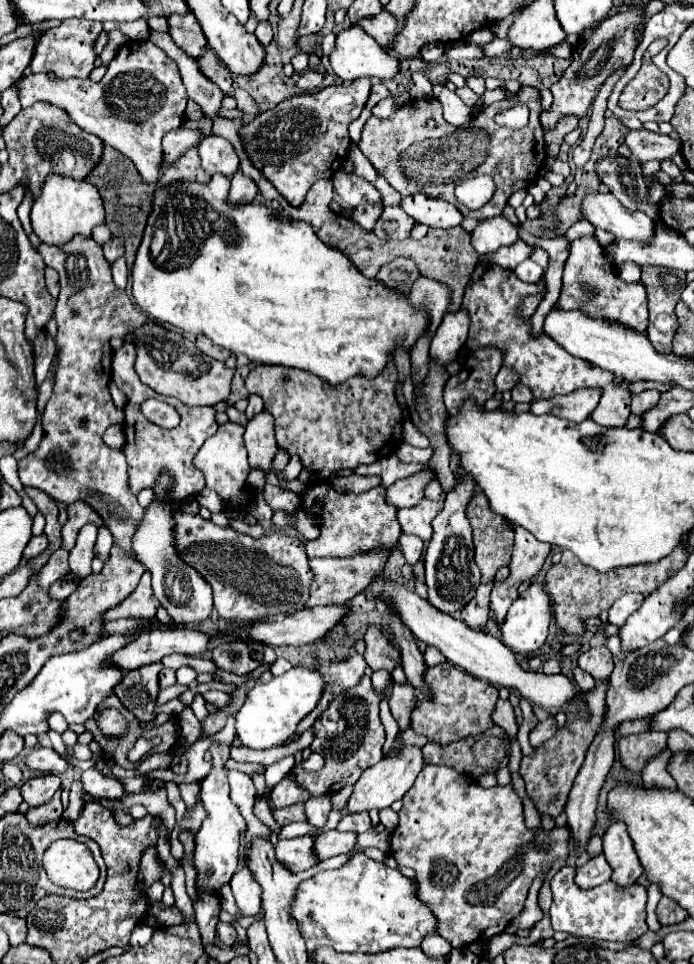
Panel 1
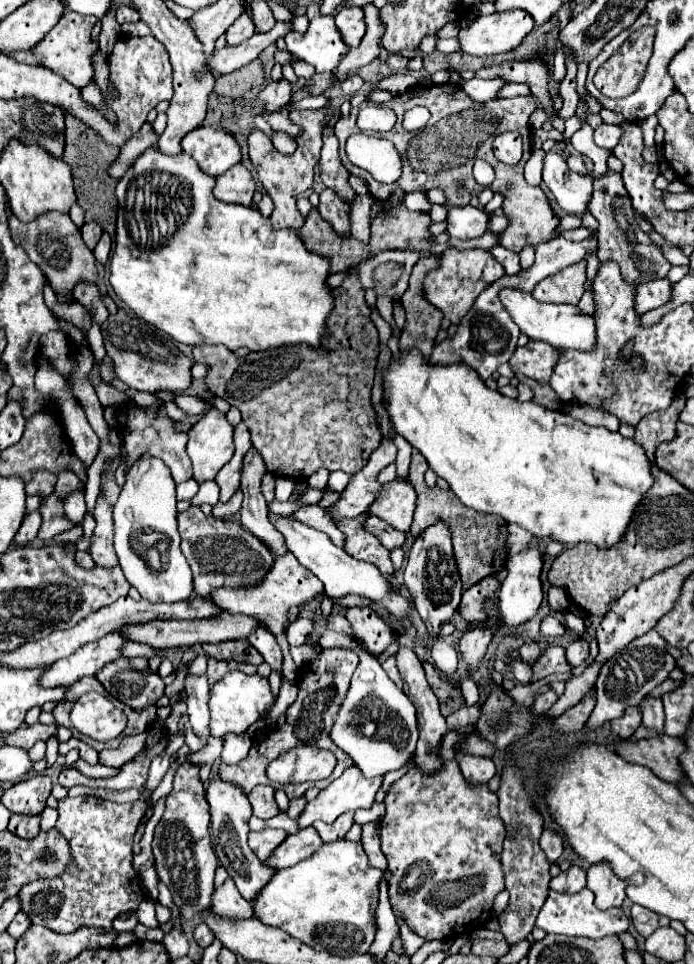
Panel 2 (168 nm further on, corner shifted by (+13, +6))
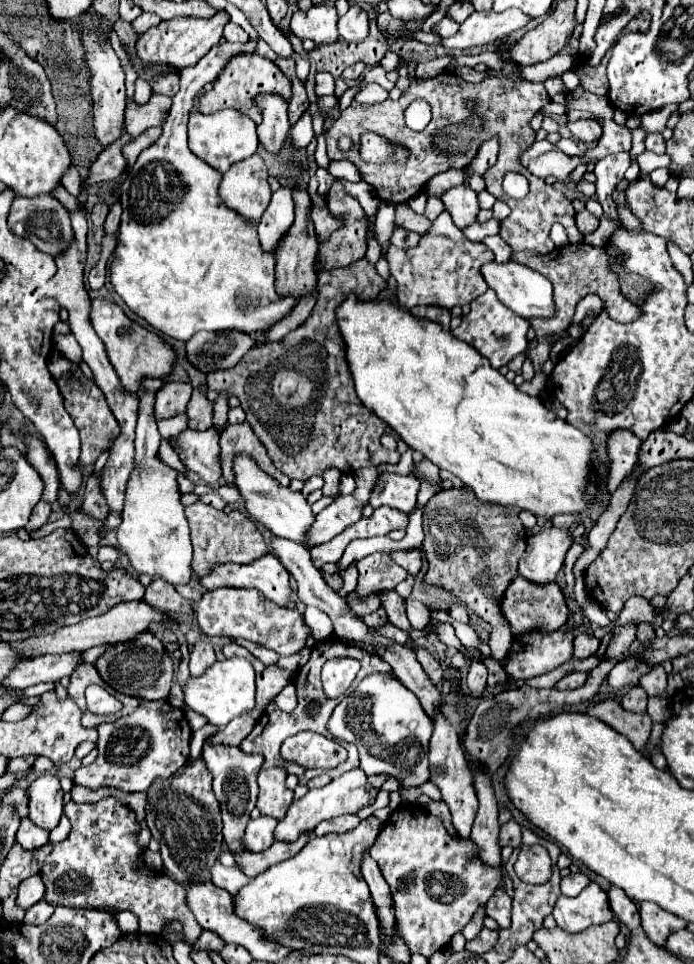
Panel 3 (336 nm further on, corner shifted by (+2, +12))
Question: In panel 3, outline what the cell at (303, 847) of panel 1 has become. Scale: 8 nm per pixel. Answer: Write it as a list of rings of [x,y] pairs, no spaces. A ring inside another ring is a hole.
[[[260,816],[256,820],[250,820],[246,826],[246,834],[242,836],[242,844],[252,852],[266,850],[274,842],[272,832],[274,832],[276,824],[278,824],[278,820],[268,818],[268,816]]]

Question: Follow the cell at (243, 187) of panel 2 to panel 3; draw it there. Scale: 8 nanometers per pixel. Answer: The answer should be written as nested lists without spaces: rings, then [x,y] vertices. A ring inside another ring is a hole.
[[[258,154],[236,162],[222,174],[220,196],[224,204],[248,218],[250,226],[258,226],[264,210],[270,204],[268,170]]]

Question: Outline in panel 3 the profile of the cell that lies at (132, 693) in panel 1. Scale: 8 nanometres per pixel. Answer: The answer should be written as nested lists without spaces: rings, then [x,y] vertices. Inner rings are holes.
[[[146,630],[146,634],[138,634],[134,642],[118,642],[118,646],[108,646],[106,652],[94,662],[100,678],[110,684],[114,690],[144,698],[144,700],[166,700],[170,686],[172,686],[172,658],[164,650],[162,642],[156,638],[152,630]]]

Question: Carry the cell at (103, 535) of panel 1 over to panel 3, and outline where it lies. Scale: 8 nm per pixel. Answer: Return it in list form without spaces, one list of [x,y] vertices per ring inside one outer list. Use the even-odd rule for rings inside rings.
[[[68,332],[68,334],[56,334],[52,336],[52,342],[54,342],[54,348],[60,350],[66,358],[70,358],[72,362],[80,362],[82,360],[82,350],[76,346],[76,338]]]

